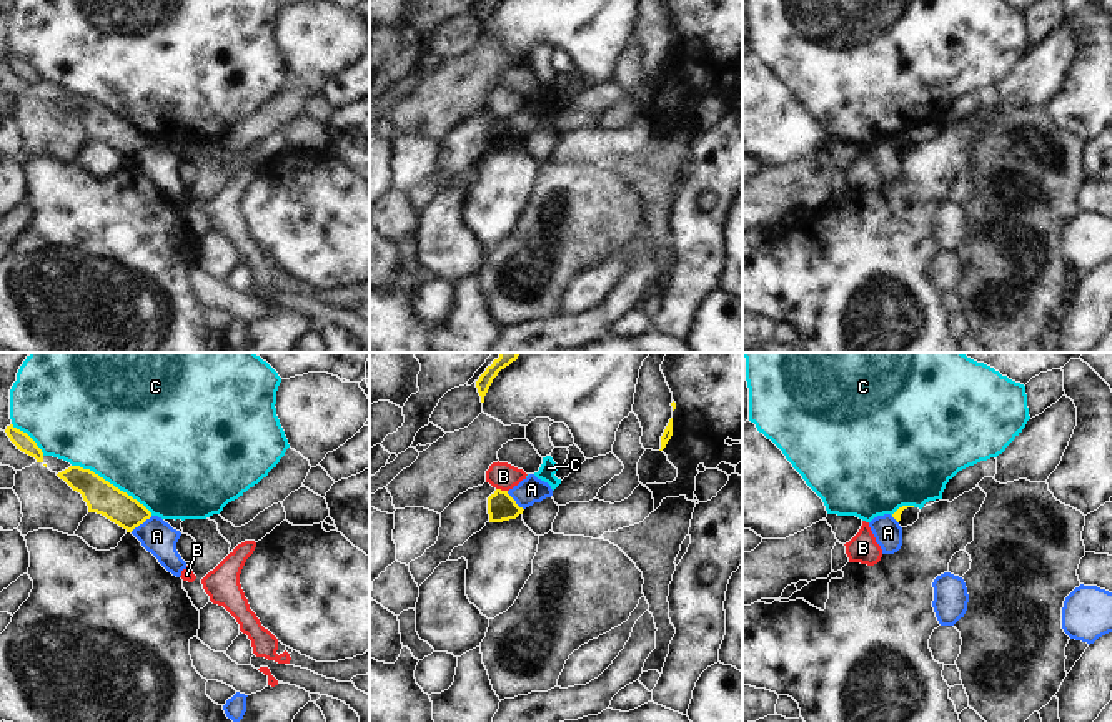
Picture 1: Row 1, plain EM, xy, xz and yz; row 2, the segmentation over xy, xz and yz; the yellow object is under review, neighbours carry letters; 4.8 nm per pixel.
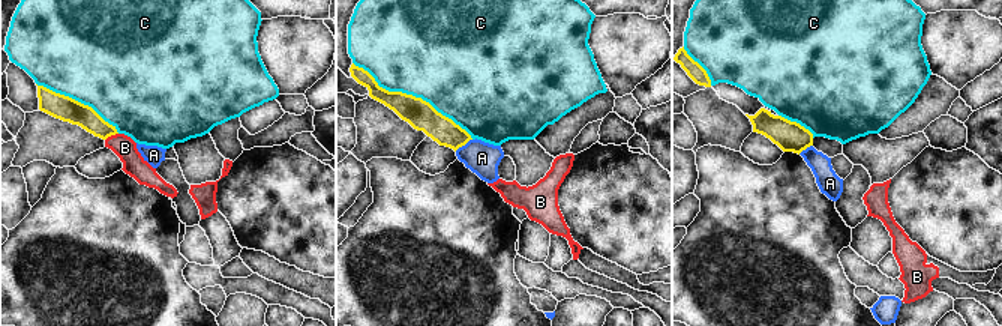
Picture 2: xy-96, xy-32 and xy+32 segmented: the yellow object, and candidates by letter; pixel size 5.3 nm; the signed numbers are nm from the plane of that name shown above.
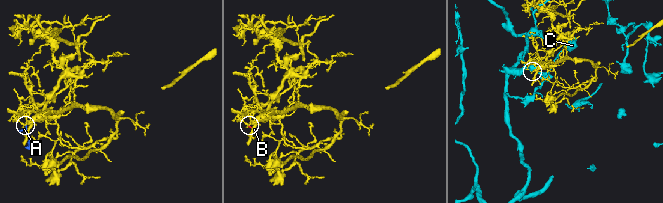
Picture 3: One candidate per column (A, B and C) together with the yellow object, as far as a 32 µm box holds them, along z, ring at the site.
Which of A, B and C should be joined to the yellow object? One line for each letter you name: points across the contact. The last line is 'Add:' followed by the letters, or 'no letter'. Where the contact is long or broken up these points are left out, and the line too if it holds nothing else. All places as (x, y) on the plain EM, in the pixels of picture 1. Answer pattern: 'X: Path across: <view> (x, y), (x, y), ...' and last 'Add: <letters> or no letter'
Add: no letter

